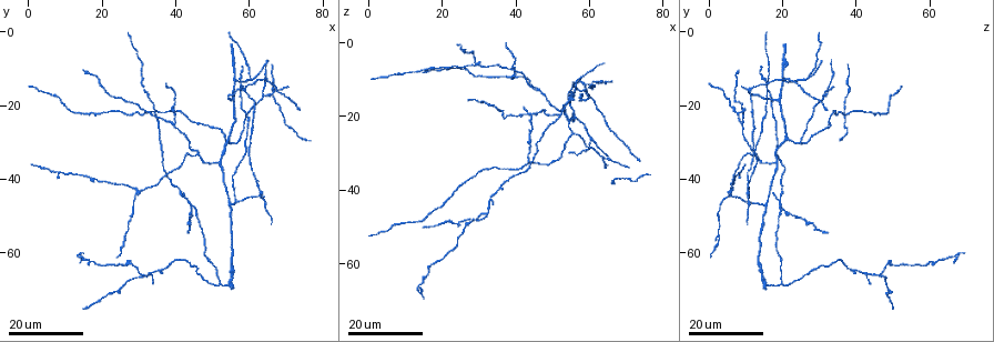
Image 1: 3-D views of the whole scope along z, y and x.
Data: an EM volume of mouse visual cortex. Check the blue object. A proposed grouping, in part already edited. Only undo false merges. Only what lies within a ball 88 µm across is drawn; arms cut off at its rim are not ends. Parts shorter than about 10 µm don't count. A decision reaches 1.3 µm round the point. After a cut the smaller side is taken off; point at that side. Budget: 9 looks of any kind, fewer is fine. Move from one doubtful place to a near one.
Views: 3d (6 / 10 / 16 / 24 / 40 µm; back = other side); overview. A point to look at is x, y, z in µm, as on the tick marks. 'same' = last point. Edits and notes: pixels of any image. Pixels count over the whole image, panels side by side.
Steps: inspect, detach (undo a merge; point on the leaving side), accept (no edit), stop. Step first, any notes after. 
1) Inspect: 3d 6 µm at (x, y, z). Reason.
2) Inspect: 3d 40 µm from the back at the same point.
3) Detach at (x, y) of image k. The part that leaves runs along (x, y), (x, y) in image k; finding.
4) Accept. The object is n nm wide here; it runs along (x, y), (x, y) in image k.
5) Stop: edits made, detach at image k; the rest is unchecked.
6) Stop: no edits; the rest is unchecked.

Inspect: 3d 24 µm at (31.5, 66.0, 46.0). Three arms meet.

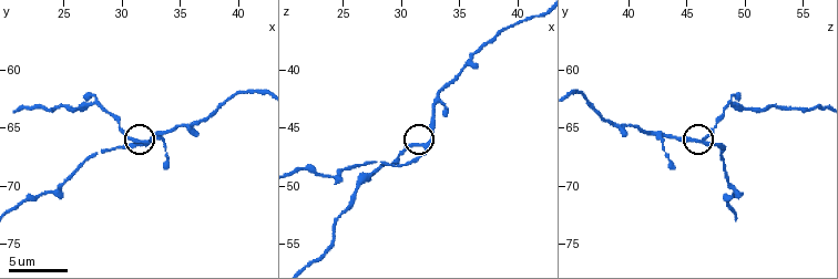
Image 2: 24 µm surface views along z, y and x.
Inspect: 3d 6 µm at (32.0, 66.2, 46.6). Zoom in.

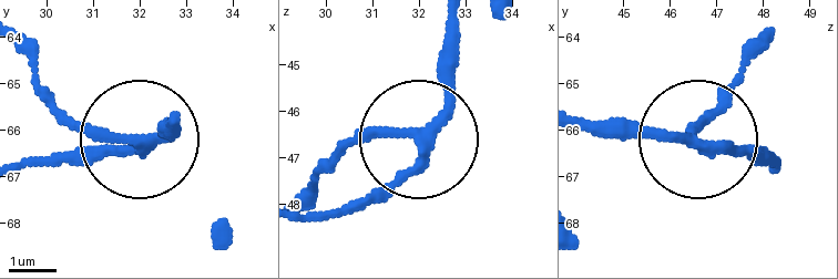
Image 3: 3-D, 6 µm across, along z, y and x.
Accept. It runs along (181, 126), (53, 157) in image 3; continuous, no second cell.

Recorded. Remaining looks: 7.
Inspect: 3d 16 µm at (29.5, 43.5, 5.5). Three-way junction.

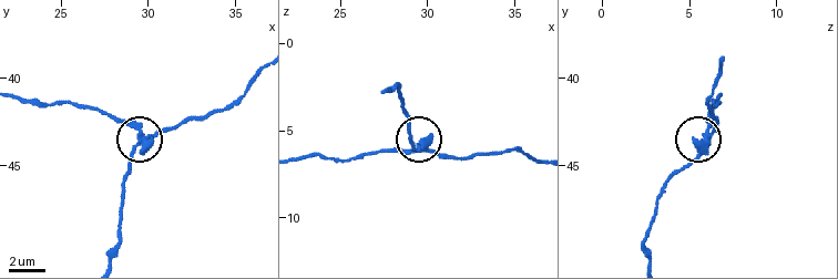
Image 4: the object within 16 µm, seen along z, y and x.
Inspect: 3d 6 µm at (29.4, 43.2, 6.0).

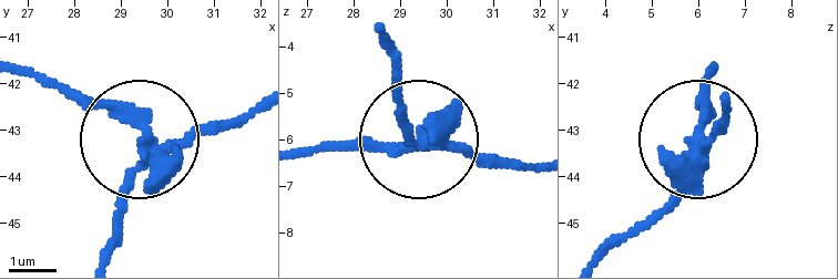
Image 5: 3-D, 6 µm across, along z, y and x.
Detach at (114, 103) of image 5. The part that leaves runs along (705, 156), (708, 72) in image 5; two cells meet here.

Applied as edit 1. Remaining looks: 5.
Inspect: overview.

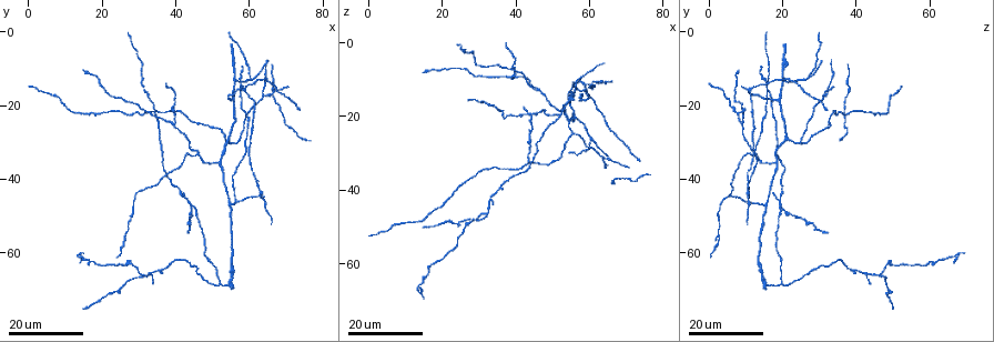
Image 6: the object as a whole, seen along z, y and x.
Inspect: 3d 16 µm at (52.5, 35.0, 18.0).

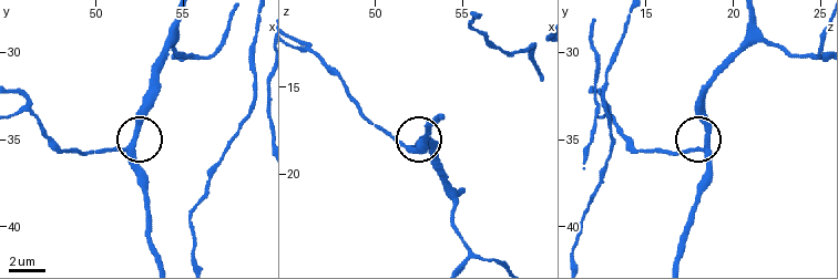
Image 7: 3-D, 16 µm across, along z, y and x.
Inspect: 3d 6 µm at (51.8, 35.6, 18.4). Closer look.

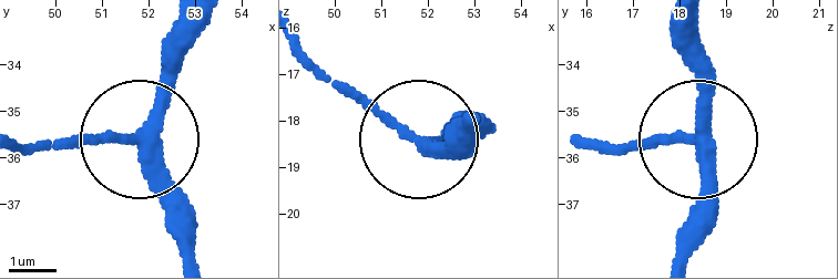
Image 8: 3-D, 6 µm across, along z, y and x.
Accept. The object is 260 nm wide here; it runs along (675, 251), (699, 148), (607, 144) in image 8; all the same cell.

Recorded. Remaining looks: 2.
Inspect: 3d 16 µm at (46.5, 33.0, 13.0). A fork.

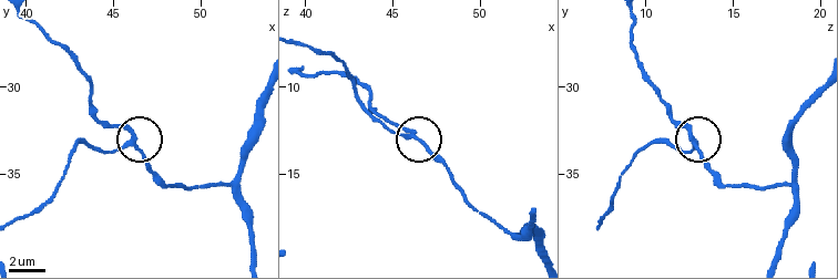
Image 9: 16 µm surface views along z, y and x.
Inspect: 3d 6 µm at (45.7, 33.2, 12.8).

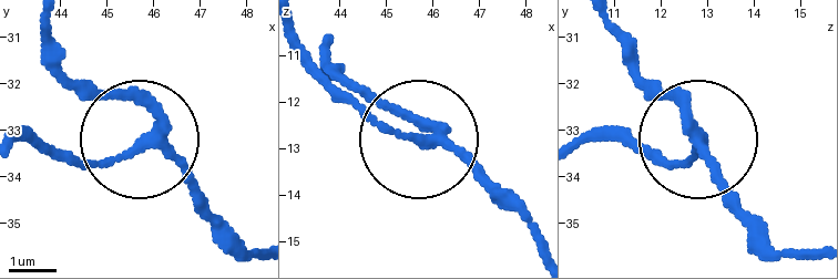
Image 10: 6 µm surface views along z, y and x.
Accept. The object is 210 nm wide here; one cell here.

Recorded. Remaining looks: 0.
Stop: edits made, detach at image 5; the rest is unchecked.

